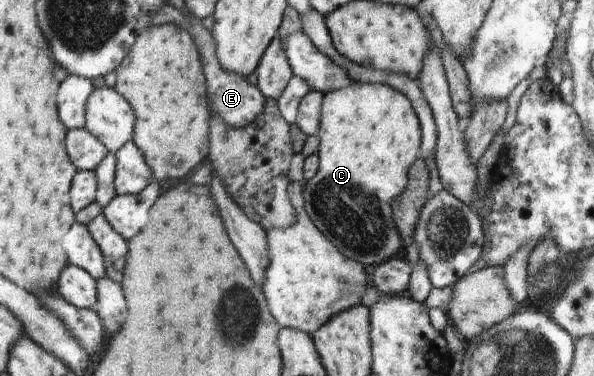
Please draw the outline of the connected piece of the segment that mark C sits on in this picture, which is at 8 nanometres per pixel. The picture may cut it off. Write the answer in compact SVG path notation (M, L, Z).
M352 82L350 86L330 91L323 94L323 103L321 104L321 119L317 132L320 136L320 143L317 151L319 158L319 171L307 182L303 183L303 199L305 209L314 226L344 255L346 258L359 262L368 270L383 263L390 257L395 257L396 252L404 246L401 236L399 235L397 226L393 219L391 211L391 200L400 196L406 188L409 170L412 164L420 156L419 150L421 147L421 126L416 111L412 108L412 103L401 92L398 92L390 85L382 83L359 83Z

